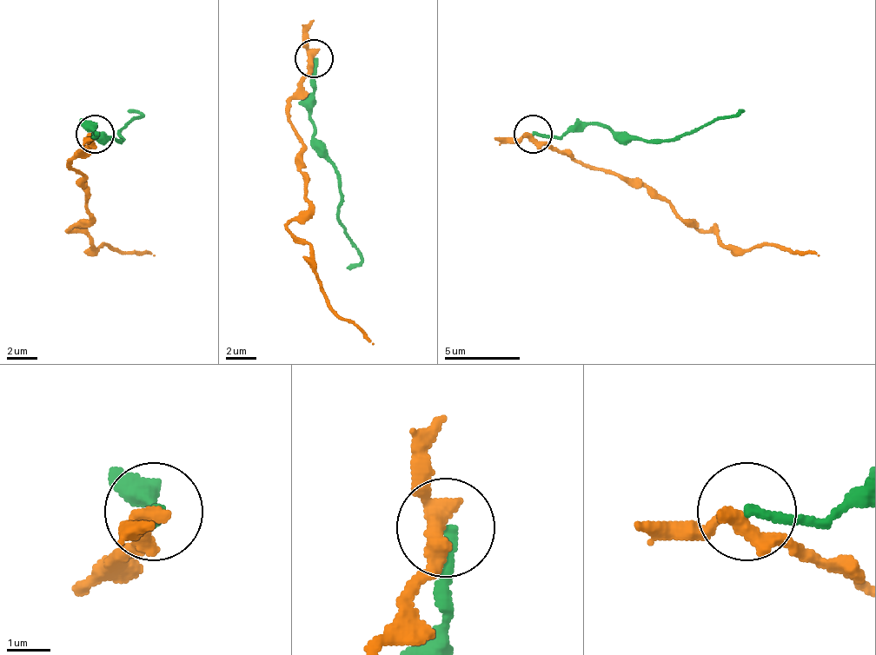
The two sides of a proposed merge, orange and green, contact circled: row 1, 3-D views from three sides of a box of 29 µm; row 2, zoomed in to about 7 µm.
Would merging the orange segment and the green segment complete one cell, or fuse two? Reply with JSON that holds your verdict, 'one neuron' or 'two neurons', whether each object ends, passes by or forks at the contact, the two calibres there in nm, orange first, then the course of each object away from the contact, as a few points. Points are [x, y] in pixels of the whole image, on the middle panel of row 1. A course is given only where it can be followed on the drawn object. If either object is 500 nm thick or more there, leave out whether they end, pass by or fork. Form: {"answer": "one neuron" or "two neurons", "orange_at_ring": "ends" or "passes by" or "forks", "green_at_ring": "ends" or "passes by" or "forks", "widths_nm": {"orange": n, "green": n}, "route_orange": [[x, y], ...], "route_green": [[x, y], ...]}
{"answer": "two neurons", "orange_at_ring": "passes by", "green_at_ring": "ends", "widths_nm": {"orange": 340, "green": 240}, "route_orange": [[315, 57], [288, 103], [292, 129], [303, 145], [307, 206], [288, 228], [311, 248], [326, 301], [372, 342]], "route_green": [[315, 57], [311, 122], [315, 148], [334, 168], [341, 206], [337, 221], [361, 259], [345, 267]]}

